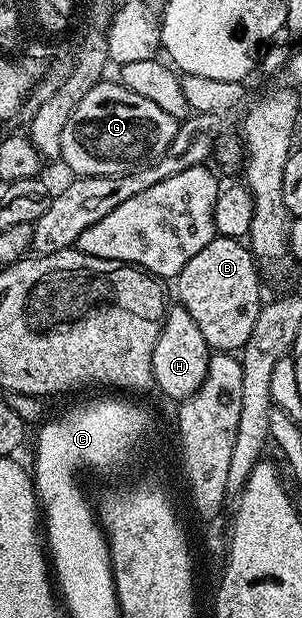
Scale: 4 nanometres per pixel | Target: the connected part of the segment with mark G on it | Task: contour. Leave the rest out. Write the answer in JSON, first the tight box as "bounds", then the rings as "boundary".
{"bounds":[62,81,178,176],"boundary":[[[102,81],[87,89],[83,101],[75,105],[75,113],[63,129],[62,164],[66,163],[74,176],[126,175],[161,158],[177,132],[178,120],[163,113],[159,105],[131,93],[119,81]]]}

